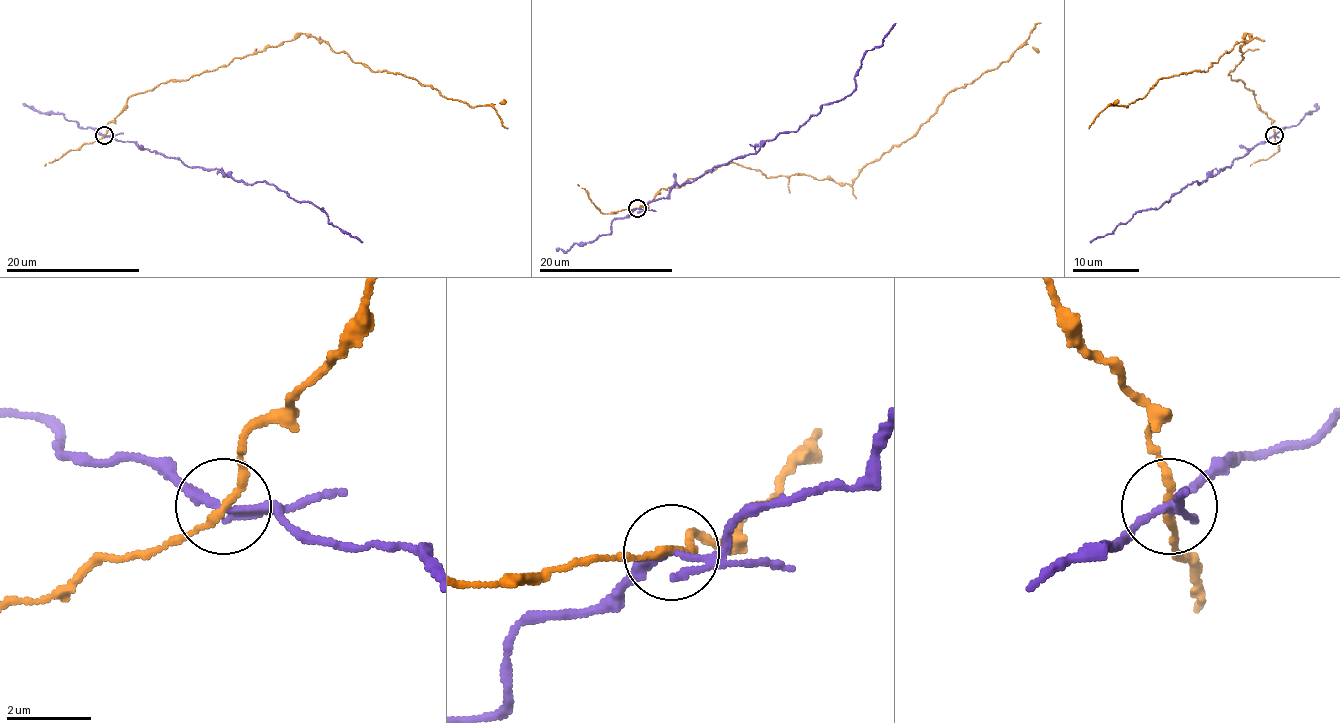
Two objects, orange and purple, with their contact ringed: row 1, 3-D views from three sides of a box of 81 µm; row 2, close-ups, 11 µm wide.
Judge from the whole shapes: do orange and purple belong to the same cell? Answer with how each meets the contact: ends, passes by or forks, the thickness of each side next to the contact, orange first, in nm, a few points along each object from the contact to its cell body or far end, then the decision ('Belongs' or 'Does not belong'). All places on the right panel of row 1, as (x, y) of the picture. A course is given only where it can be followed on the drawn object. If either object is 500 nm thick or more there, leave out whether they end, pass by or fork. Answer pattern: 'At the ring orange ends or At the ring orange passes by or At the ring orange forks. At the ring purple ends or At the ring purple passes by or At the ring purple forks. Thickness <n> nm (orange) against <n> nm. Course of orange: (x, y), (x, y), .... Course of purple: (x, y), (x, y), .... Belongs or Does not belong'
At the ring orange passes by. At the ring purple forks. Thickness 180 nm (orange) against 140 nm. Course of orange: (1275, 135), (1253, 91), (1228, 73), (1248, 34), (1206, 71), (1161, 78), (1127, 106), (1107, 106), (1089, 128). Course of purple: (1275, 135), (1229, 166), (1199, 183), (1188, 183), (1167, 202), (1139, 210), (1111, 233), (1089, 242). Does not belong

